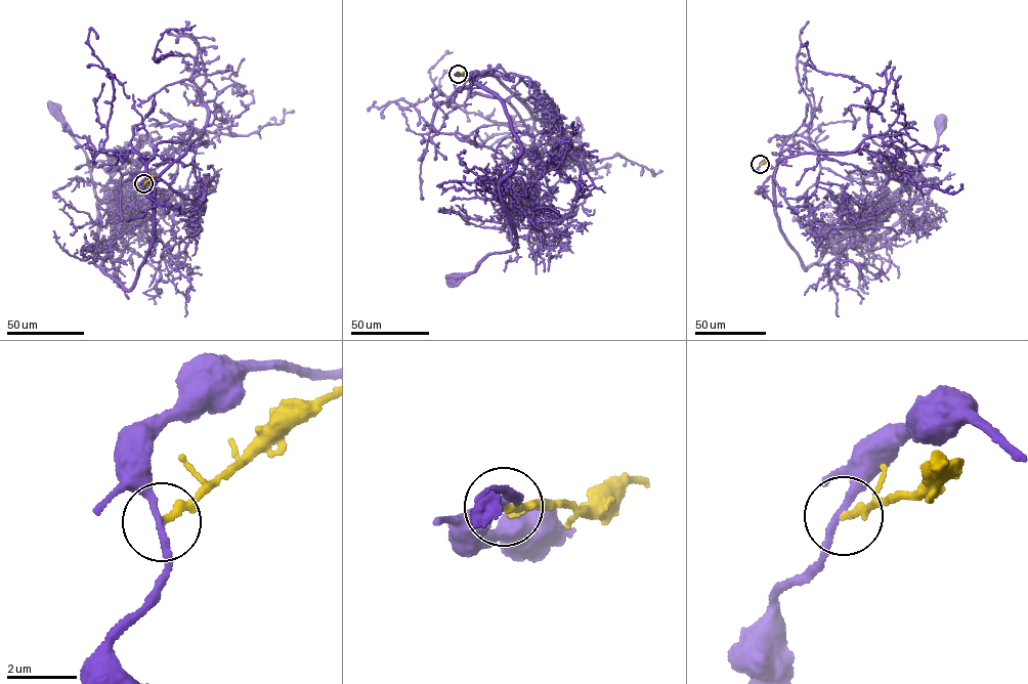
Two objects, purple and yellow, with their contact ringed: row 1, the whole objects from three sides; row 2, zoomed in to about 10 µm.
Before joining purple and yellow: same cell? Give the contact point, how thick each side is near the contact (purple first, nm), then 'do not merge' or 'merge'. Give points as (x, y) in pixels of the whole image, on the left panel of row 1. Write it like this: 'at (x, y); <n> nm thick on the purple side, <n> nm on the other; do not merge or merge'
at (143, 183); 200 nm thick on the purple side, 220 nm on the other; do not merge

